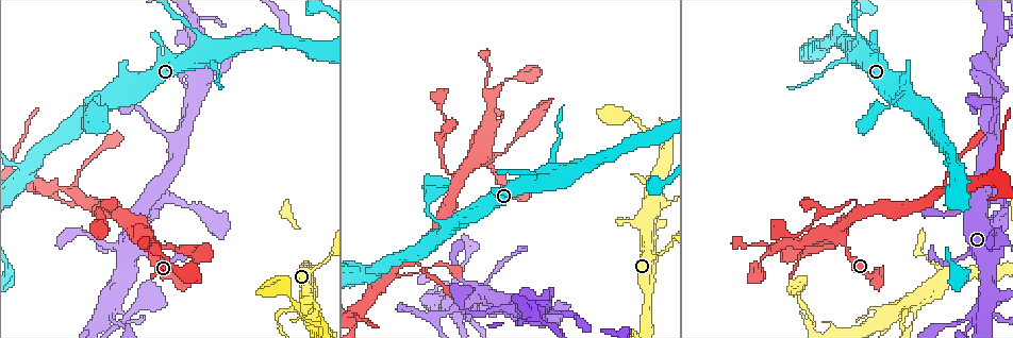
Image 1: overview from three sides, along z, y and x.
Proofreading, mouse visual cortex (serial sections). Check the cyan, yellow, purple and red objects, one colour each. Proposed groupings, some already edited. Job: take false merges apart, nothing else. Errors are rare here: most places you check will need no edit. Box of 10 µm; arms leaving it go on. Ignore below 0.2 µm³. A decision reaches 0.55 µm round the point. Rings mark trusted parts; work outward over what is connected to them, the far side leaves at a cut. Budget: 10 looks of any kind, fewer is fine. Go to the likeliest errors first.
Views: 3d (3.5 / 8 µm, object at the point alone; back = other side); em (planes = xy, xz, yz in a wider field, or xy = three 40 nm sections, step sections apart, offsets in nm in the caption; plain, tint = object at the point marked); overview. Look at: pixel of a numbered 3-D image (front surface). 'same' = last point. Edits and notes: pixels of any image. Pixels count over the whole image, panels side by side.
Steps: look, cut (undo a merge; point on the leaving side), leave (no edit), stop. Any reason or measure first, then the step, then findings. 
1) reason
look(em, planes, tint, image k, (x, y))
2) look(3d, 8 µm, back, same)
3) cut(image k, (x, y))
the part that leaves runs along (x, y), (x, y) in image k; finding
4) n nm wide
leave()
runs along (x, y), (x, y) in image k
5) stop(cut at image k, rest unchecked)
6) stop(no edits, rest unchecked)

thin arm on a thick one
look(3d, 3.5 µm, image 1, (305, 305))

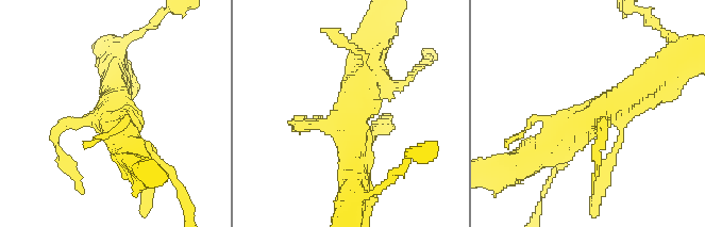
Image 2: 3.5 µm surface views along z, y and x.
need the tissue
look(em, planes, tint, image 2, (351, 123))

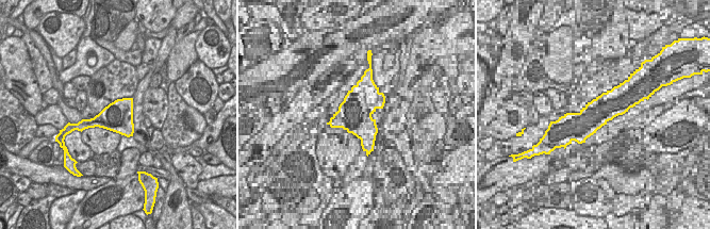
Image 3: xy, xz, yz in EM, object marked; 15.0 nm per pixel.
4 arms
leave()
runs along (658, 76), (543, 147) in image 2; one cell here

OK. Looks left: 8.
sharp bend
look(3d, 3.5 µm, image 1, (1001, 240))

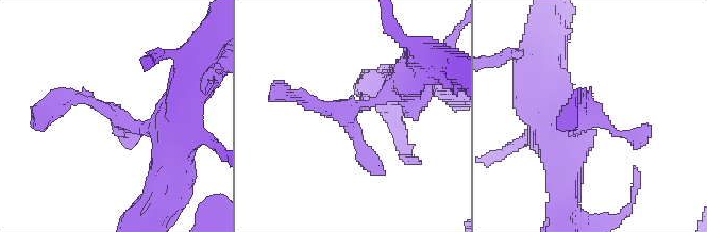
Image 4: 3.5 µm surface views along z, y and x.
look(em, planes, tint, image 4, (112, 113))

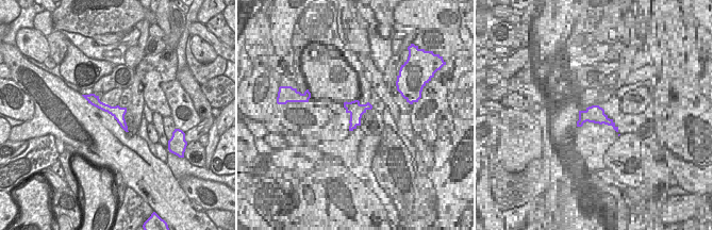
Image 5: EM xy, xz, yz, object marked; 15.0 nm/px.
leave()
runs along (89, 97), (111, 110), (123, 125) in image 5; one cell here

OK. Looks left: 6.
thin neck
look(3d, 8 µm, image 1, (62, 187))

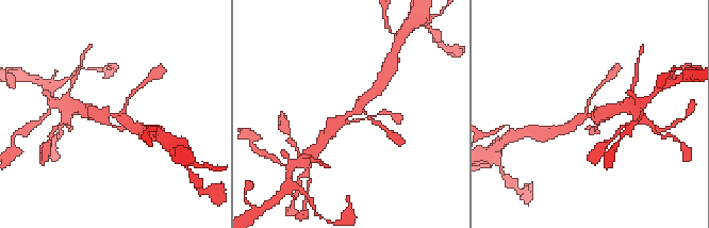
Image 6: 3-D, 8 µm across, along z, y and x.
look(3d, 3.5 µm, back, same)

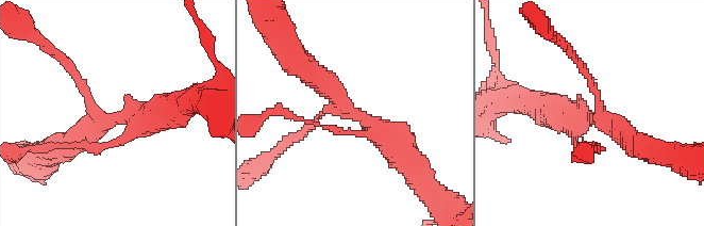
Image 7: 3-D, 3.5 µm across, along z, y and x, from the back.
leave()
runs along (307, 70), (399, 147), (408, 163) in image 7; one cell here

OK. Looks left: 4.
arms part here
look(3d, 3.5 µm, image 1, (195, 23))

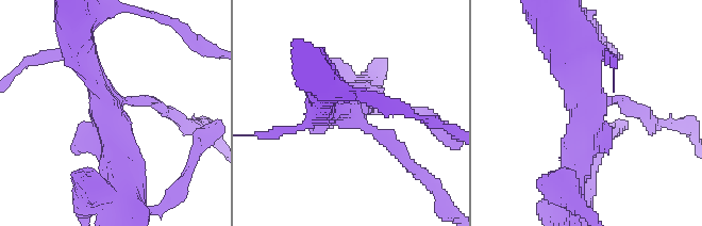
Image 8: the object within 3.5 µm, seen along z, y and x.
now the EM
look(em, xy, step 3, tint, image 8, (590, 108))

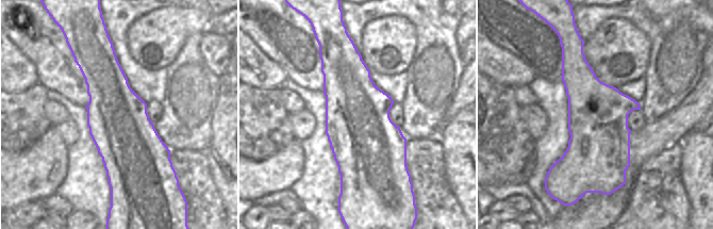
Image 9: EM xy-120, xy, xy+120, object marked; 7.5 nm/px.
leave()
runs along (122, 173), (110, 108), (73, 62) in image 8; all the same cell

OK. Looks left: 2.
stop(no edits, rest unchecked)

